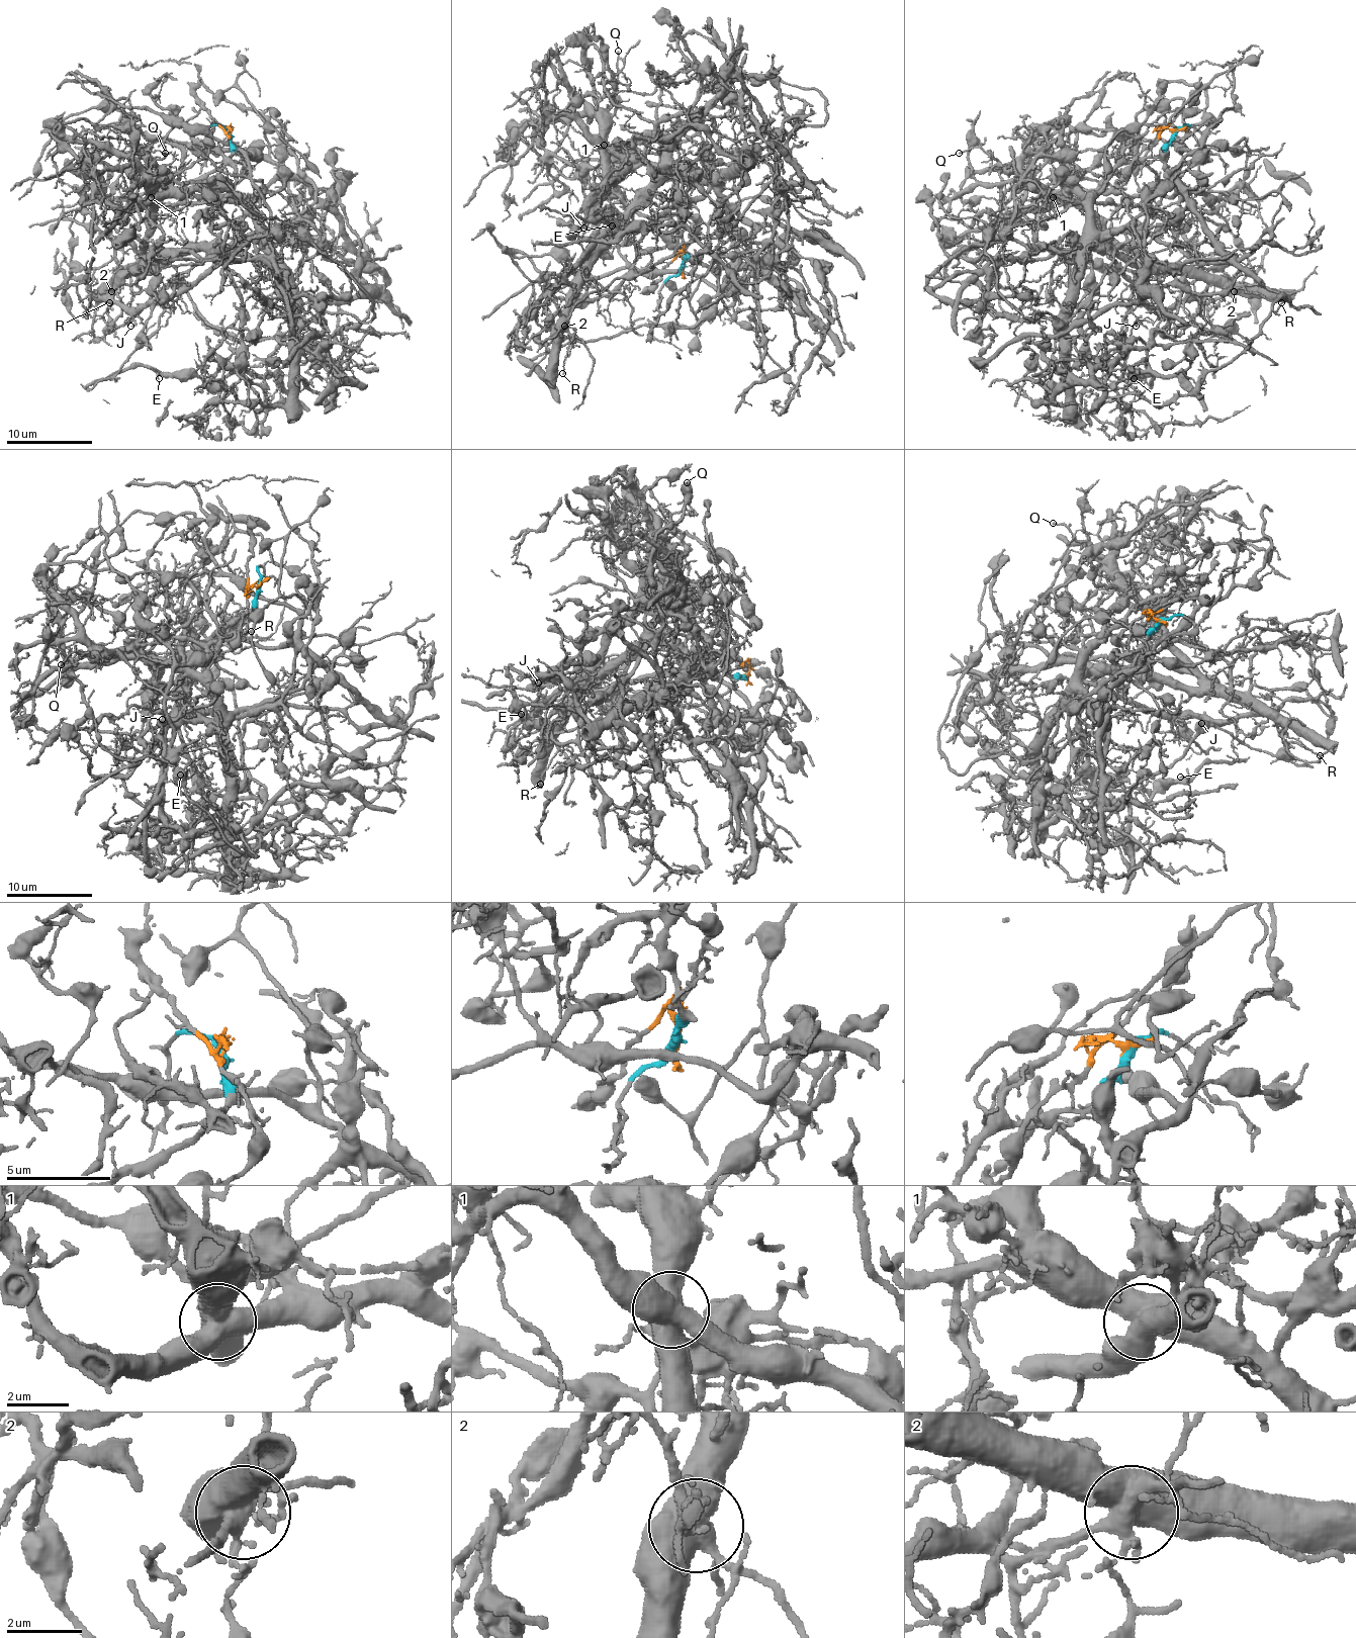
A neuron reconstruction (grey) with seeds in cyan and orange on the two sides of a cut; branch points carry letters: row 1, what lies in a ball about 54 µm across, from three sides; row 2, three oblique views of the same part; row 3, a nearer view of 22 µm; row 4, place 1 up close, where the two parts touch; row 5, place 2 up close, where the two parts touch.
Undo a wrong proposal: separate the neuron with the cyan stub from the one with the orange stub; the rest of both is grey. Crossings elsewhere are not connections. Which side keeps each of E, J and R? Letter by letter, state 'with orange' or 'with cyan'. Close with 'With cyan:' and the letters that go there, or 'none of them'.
E: with orange
J: with cyan
R: with cyan
With cyan: J, R

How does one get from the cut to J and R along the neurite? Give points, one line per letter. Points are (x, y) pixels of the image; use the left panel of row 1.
J: (230, 129), (226, 162), (256, 228), (193, 281), (166, 298), (151, 298), (127, 321), (131, 327)
R: (230, 129), (226, 162), (256, 228), (166, 298), (142, 307), (97, 301), (116, 286), (110, 303)

